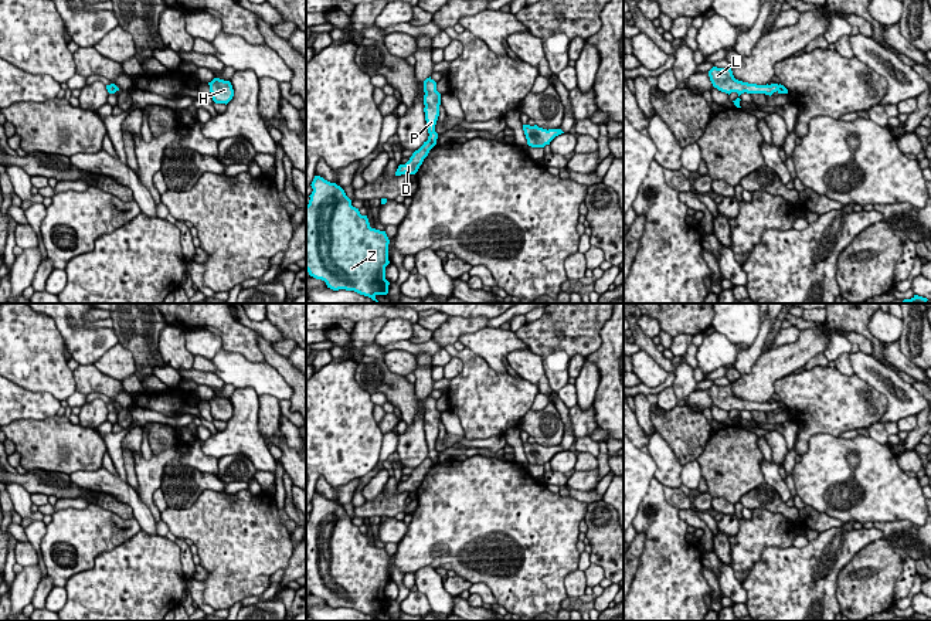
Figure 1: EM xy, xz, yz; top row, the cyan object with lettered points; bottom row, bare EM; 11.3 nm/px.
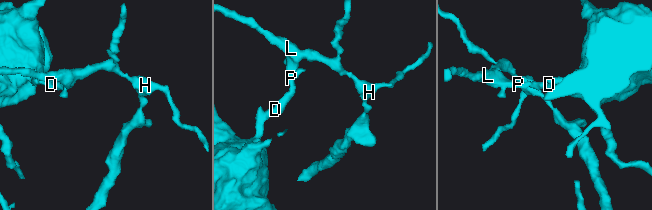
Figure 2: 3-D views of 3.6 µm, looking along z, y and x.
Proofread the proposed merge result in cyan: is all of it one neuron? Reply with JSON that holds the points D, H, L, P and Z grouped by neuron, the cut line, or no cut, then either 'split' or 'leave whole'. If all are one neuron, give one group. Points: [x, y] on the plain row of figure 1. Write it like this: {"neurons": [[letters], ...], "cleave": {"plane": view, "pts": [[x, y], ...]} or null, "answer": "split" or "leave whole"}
{"neurons": [["D", "Z"], ["H", "L", "P"]], "cleave": {"plane": "xz", "pts": [[428, 455], [435, 461]]}, "answer": "split"}

